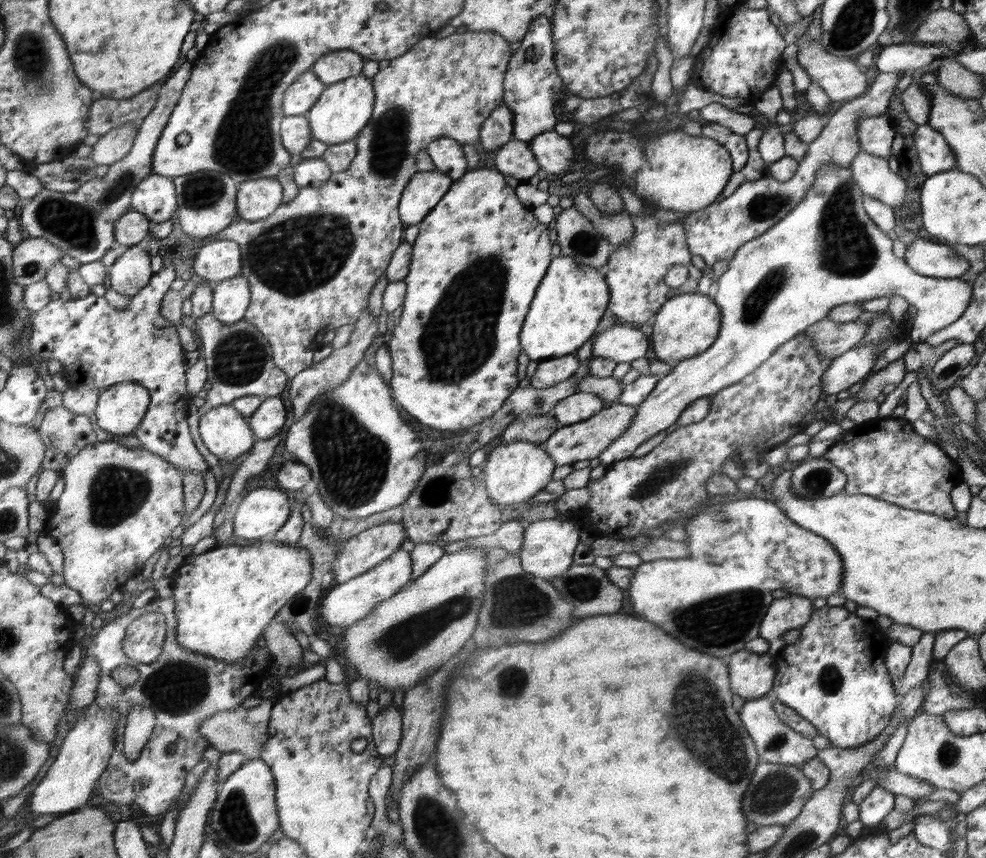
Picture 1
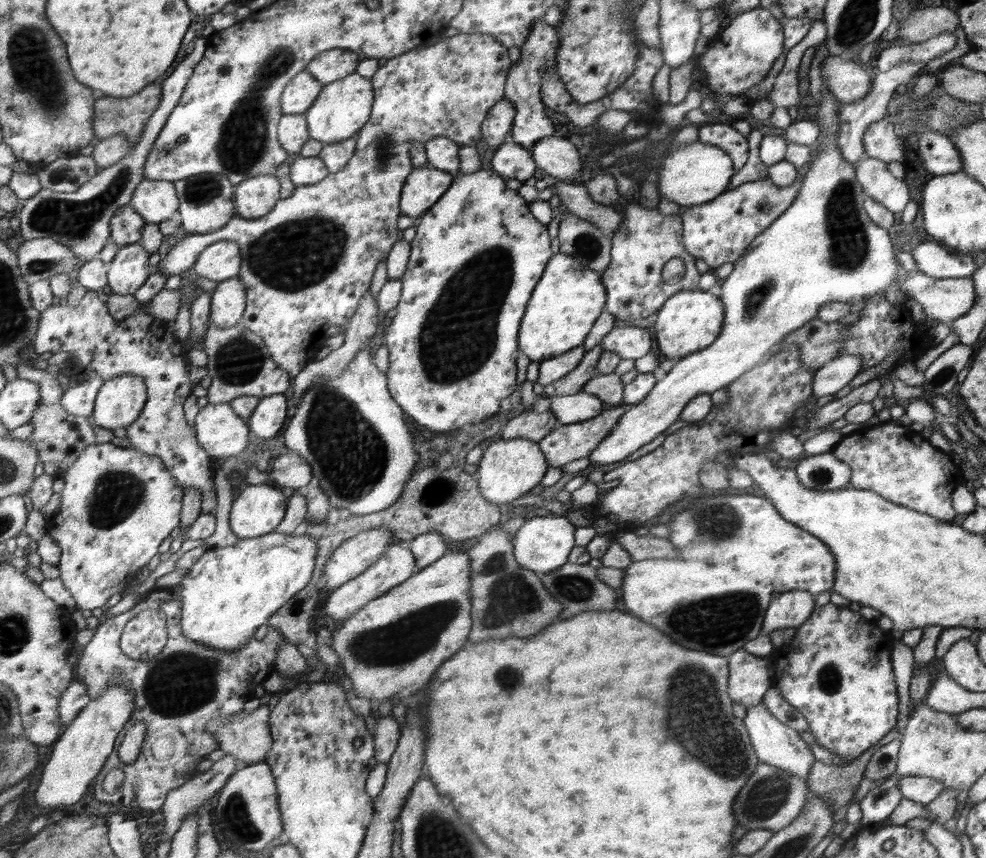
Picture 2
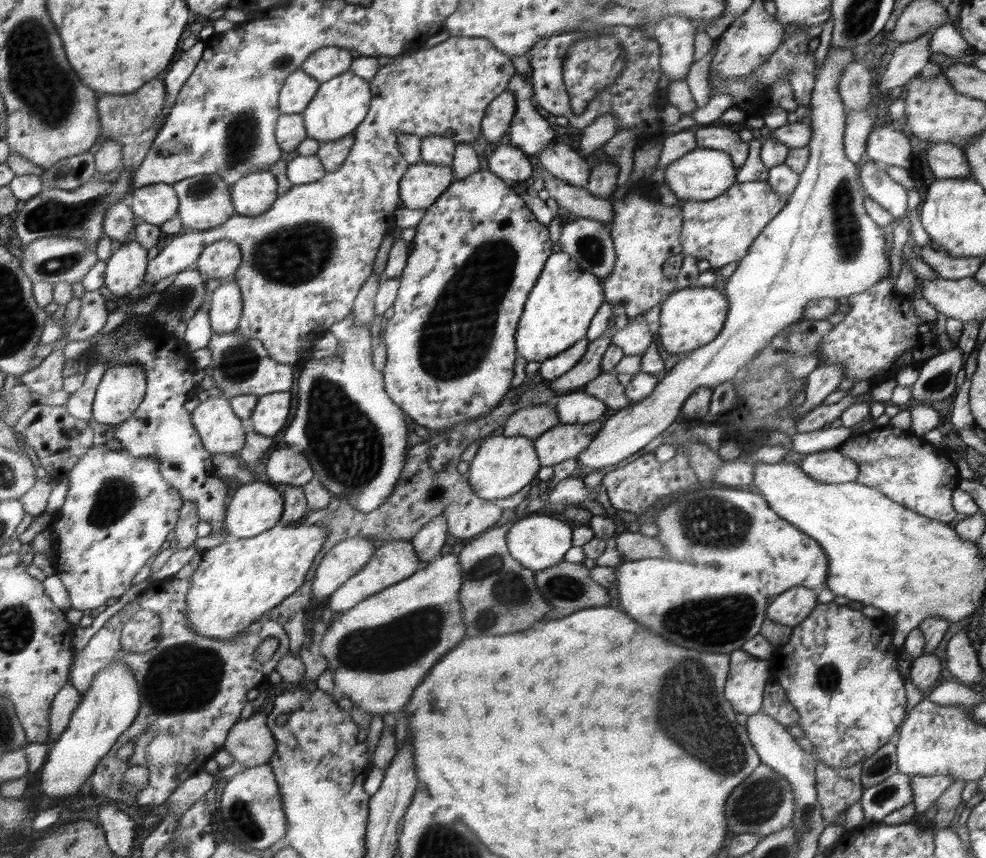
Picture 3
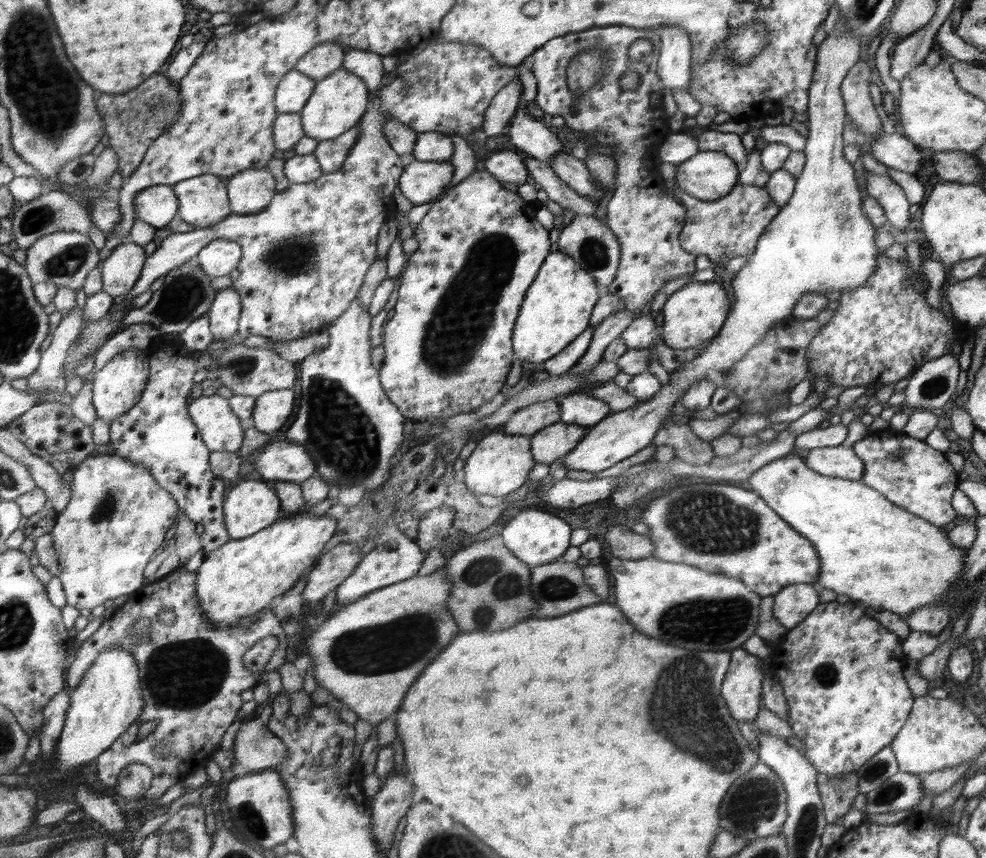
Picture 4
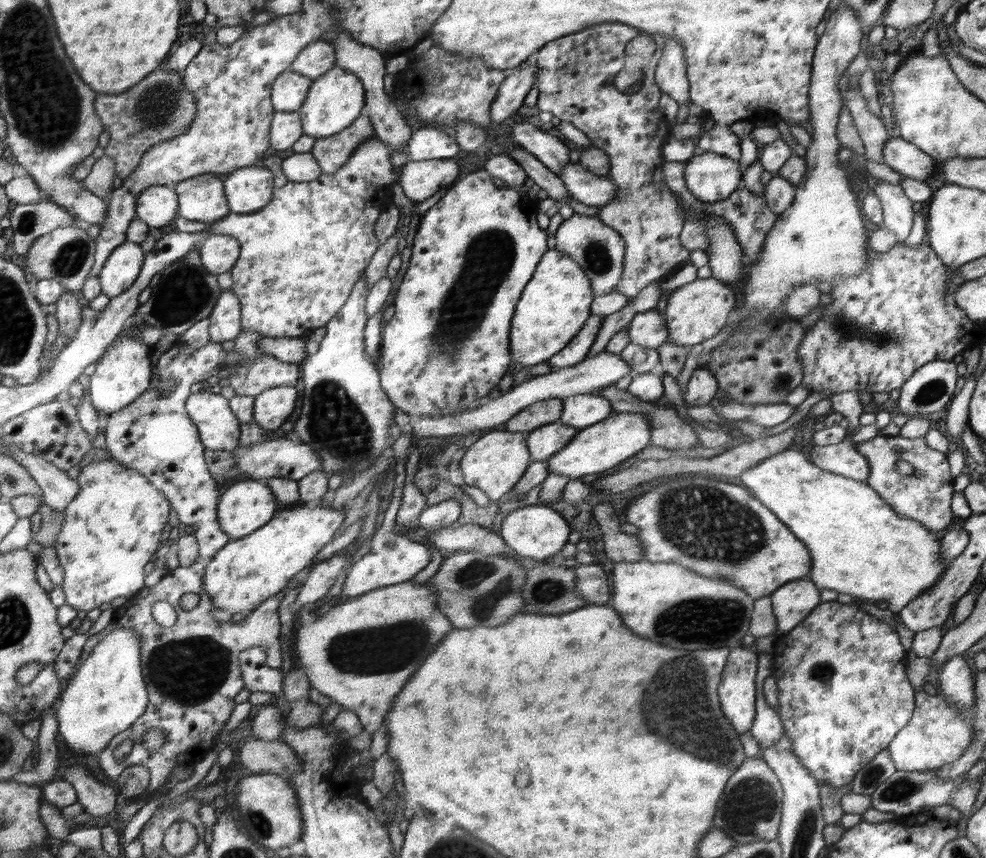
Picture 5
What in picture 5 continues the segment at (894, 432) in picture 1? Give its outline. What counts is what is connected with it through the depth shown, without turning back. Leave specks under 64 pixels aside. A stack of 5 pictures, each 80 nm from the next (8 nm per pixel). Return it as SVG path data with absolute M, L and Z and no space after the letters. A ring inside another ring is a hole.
M879 434L863 442L857 451L868 459L870 465L869 475L864 481L868 486L875 488L880 498L883 498L892 510L896 510L896 514L912 518L932 532L938 532L952 522L954 516L950 510L950 500L955 494L955 486L948 484L952 482L948 460L943 452L928 448L924 436L908 438L900 434L896 436ZM898 460L912 464L912 468L921 472L921 475L917 476L915 473L910 476L901 475L896 469Z

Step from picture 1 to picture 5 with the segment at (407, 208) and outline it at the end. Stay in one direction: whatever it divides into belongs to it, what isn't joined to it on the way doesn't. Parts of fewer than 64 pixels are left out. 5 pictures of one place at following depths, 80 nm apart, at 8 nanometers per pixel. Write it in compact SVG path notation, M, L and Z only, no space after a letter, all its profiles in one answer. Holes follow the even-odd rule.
M456 160L412 161L403 166L400 186L404 194L413 202L427 201L436 192L456 180L460 174L460 165Z

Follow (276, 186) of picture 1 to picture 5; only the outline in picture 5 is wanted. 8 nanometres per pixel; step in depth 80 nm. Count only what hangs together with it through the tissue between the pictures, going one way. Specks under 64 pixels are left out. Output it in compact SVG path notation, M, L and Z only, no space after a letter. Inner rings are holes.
M259 164L241 168L225 181L232 213L255 213L270 204L274 196L273 172Z

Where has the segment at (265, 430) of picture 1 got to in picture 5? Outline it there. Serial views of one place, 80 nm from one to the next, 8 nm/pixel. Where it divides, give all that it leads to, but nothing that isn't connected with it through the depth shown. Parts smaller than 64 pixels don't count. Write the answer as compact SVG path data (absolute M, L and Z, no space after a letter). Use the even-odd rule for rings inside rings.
M275 386L255 397L254 421L261 428L276 430L296 408L298 390L294 386Z

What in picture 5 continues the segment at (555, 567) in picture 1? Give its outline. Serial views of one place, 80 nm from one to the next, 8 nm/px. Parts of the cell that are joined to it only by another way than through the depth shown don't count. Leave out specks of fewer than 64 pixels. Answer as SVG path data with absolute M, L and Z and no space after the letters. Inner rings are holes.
M540 503L510 512L502 521L500 530L500 536L506 542L508 550L514 551L518 557L530 559L532 563L560 555L568 540L568 534L570 528L566 520L552 508Z

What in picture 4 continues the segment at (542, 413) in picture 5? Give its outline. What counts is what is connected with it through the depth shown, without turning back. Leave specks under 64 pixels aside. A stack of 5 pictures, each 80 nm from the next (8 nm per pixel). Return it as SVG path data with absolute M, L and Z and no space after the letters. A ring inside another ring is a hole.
M558 400L535 402L530 406L517 410L504 424L500 431L504 434L524 434L534 436L547 426L555 425L562 419Z

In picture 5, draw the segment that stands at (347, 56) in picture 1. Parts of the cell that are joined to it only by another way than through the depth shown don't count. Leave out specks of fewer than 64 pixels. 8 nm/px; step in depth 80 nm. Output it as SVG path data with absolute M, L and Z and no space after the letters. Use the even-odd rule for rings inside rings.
M320 39L310 43L310 45L296 57L295 62L290 66L290 70L306 75L307 78L312 80L316 80L334 69L336 64L335 47L326 39Z

